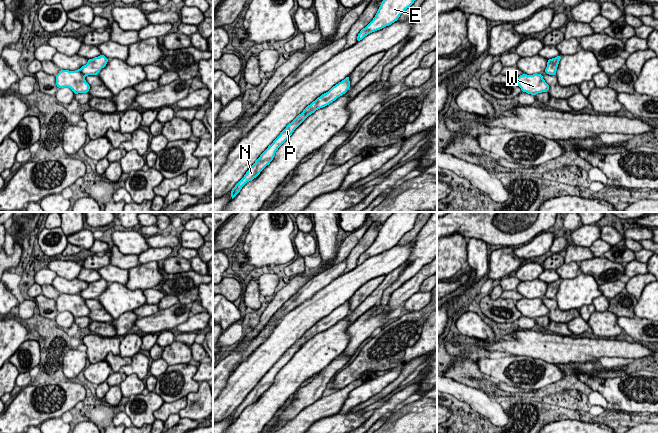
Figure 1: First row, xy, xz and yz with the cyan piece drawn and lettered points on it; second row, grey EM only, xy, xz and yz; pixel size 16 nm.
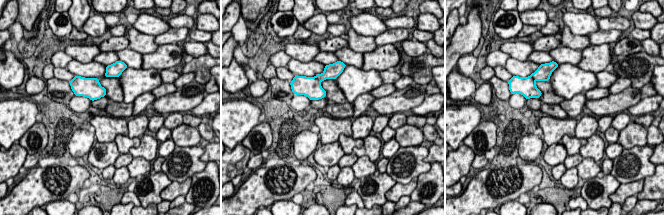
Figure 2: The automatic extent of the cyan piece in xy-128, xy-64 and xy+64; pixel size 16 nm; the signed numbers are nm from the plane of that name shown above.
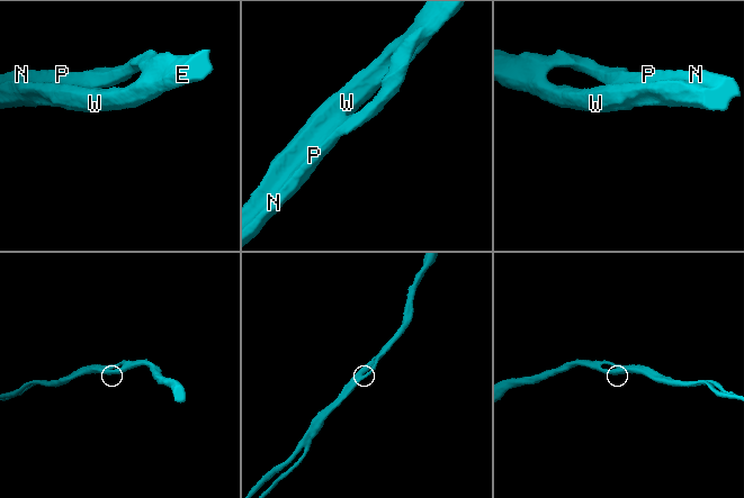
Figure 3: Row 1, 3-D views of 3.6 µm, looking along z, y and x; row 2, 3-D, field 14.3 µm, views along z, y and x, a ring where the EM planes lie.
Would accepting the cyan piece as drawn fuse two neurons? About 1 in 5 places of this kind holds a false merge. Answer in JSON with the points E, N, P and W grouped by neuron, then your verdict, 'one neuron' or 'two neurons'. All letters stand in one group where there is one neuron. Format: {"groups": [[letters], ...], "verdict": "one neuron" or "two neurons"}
{"groups": [["E", "N", "P", "W"]], "verdict": "one neuron"}

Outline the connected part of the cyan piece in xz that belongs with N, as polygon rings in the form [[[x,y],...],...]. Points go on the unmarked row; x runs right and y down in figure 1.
[[[349,300],[344,304],[333,310],[328,316],[322,318],[310,329],[308,329],[301,338],[299,338],[286,352],[280,357],[280,359],[273,365],[271,369],[260,379],[255,387],[249,392],[244,401],[235,409],[230,419],[232,423],[240,416],[242,411],[249,405],[256,402],[260,396],[270,388],[275,380],[275,376],[278,372],[292,359],[294,354],[301,349],[301,347],[316,334],[323,332],[338,321],[342,320],[347,316],[350,311]]]

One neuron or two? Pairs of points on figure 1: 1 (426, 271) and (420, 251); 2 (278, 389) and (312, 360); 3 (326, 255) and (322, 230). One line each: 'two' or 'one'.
1: two
2: one
3: one

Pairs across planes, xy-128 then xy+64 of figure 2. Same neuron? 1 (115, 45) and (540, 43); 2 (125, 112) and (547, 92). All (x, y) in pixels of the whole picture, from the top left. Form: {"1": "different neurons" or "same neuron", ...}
{"1": "same neuron", "2": "different neurons"}

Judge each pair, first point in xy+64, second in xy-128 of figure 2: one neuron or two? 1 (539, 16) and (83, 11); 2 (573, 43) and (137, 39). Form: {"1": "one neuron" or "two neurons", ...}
{"1": "two neurons", "2": "one neuron"}

